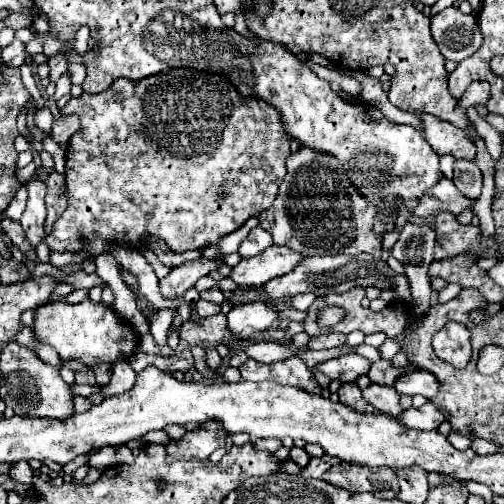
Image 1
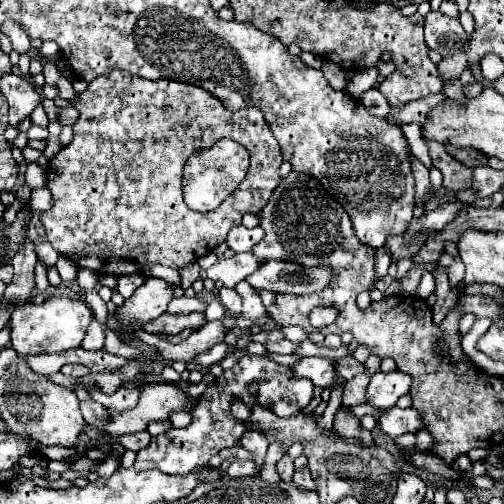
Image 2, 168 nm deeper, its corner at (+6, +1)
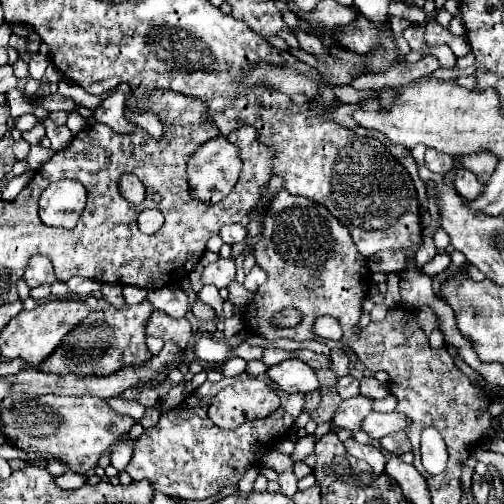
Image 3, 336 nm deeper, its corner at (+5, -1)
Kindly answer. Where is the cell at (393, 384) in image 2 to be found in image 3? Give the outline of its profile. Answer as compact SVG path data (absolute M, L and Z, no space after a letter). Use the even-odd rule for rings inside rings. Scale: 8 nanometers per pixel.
M362 394L356 398L344 400L340 404L340 408L334 412L334 430L332 432L336 432L338 428L358 432L364 418L372 412L372 404L374 404L374 400L368 396L362 396Z

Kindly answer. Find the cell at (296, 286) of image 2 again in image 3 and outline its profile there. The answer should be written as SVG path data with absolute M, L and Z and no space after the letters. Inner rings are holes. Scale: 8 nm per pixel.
M254 266L248 274L246 274L246 280L244 280L244 286L248 290L256 290L258 286L261 286L267 280L267 274L258 266Z

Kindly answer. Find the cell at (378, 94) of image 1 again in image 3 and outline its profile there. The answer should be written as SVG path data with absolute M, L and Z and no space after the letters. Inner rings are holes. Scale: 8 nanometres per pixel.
M428 148L426 150L426 164L428 164L430 172L448 174L454 168L454 158L446 156L446 154L440 154L440 152L434 152L434 148Z

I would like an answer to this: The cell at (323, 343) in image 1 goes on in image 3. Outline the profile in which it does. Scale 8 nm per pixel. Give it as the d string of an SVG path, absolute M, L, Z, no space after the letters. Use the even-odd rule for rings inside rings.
M242 342L240 346L234 348L232 354L234 354L234 356L240 356L240 358L244 358L244 360L254 360L254 358L262 358L262 356L264 356L264 348L260 348L260 346L250 346L250 344Z

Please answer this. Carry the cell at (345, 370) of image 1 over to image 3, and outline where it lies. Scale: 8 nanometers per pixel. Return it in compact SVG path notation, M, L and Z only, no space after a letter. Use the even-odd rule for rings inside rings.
M284 360L276 366L268 368L268 376L284 390L284 392L312 392L320 388L320 380L316 372L302 360Z

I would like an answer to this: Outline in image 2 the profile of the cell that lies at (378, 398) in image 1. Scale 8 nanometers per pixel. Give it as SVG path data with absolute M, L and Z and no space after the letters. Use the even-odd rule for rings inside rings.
M357 374L355 378L347 380L343 386L343 404L345 406L357 406L365 402L365 390L367 390L369 374Z

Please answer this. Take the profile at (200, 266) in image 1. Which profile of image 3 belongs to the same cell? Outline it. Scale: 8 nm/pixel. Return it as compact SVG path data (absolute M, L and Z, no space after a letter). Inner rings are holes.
M142 300L136 306L124 304L122 308L108 306L106 310L94 310L66 340L62 340L58 352L40 364L40 370L52 374L90 374L90 376L106 376L116 372L124 364L142 364L148 360L150 352L146 348L146 324L154 312L150 300Z

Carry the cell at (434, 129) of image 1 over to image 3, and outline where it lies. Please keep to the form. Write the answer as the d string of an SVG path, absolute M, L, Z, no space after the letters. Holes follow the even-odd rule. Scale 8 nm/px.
M480 152L480 154L474 154L474 156L462 156L462 166L470 172L474 172L478 176L478 180L486 182L492 172L496 170L496 156L490 156L488 152Z

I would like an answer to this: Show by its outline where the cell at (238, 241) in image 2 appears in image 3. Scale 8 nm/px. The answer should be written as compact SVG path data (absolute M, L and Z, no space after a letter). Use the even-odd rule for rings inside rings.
M228 224L220 230L220 238L226 242L226 244L238 244L242 240L248 238L248 230L242 226L242 224Z

